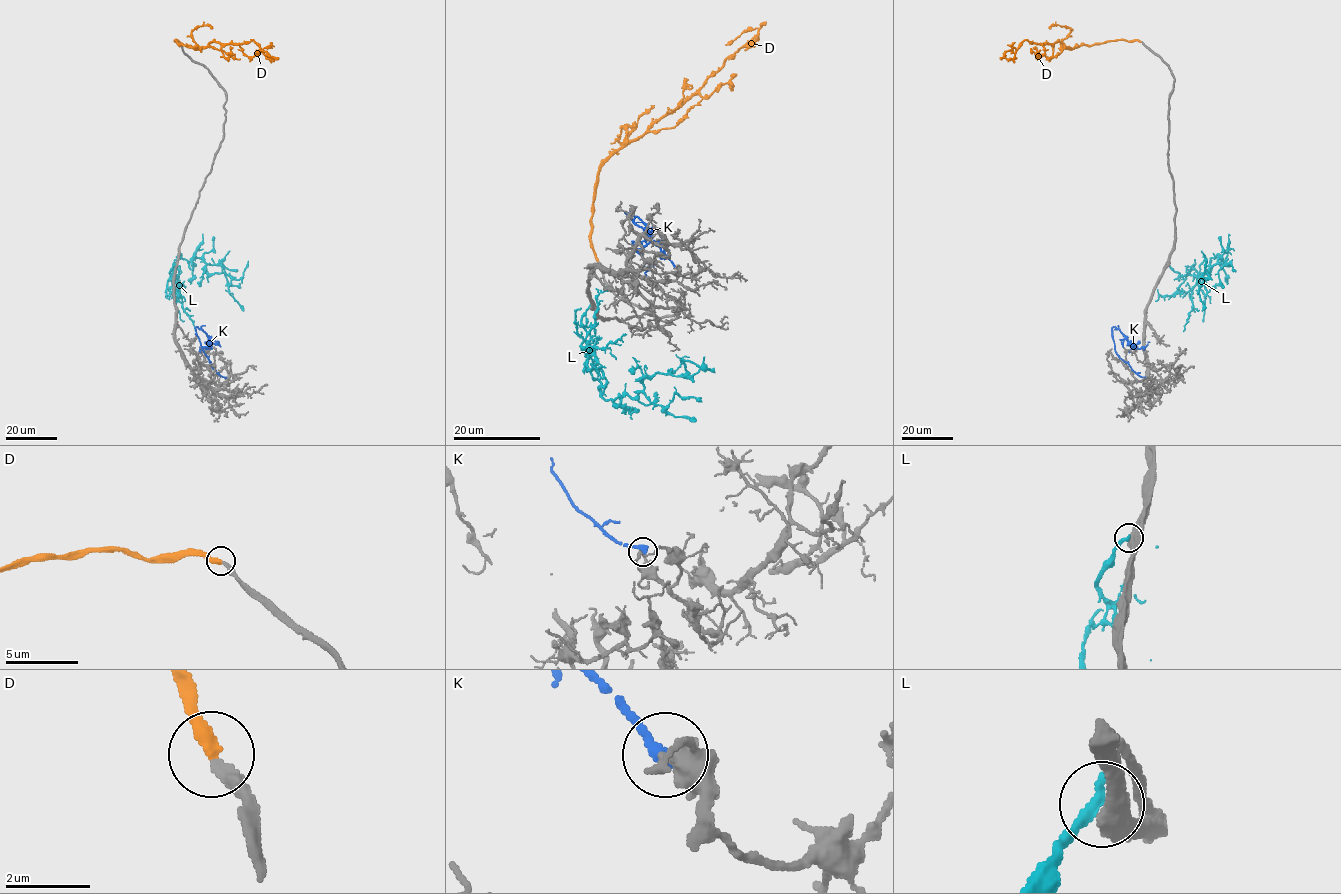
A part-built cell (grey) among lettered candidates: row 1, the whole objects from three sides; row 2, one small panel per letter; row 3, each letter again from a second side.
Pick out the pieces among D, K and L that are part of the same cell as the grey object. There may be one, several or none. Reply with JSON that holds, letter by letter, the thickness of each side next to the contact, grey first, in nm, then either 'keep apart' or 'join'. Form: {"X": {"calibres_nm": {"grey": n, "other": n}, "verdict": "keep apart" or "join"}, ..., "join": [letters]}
{"D": {"calibres_nm": {"grey": 300, "other": 340}, "verdict": "join"}, "K": {"calibres_nm": {"grey": 240, "other": 380}, "verdict": "keep apart"}, "L": {"calibres_nm": {"grey": 500, "other": 300}, "verdict": "keep apart"}, "join": ["D"]}

